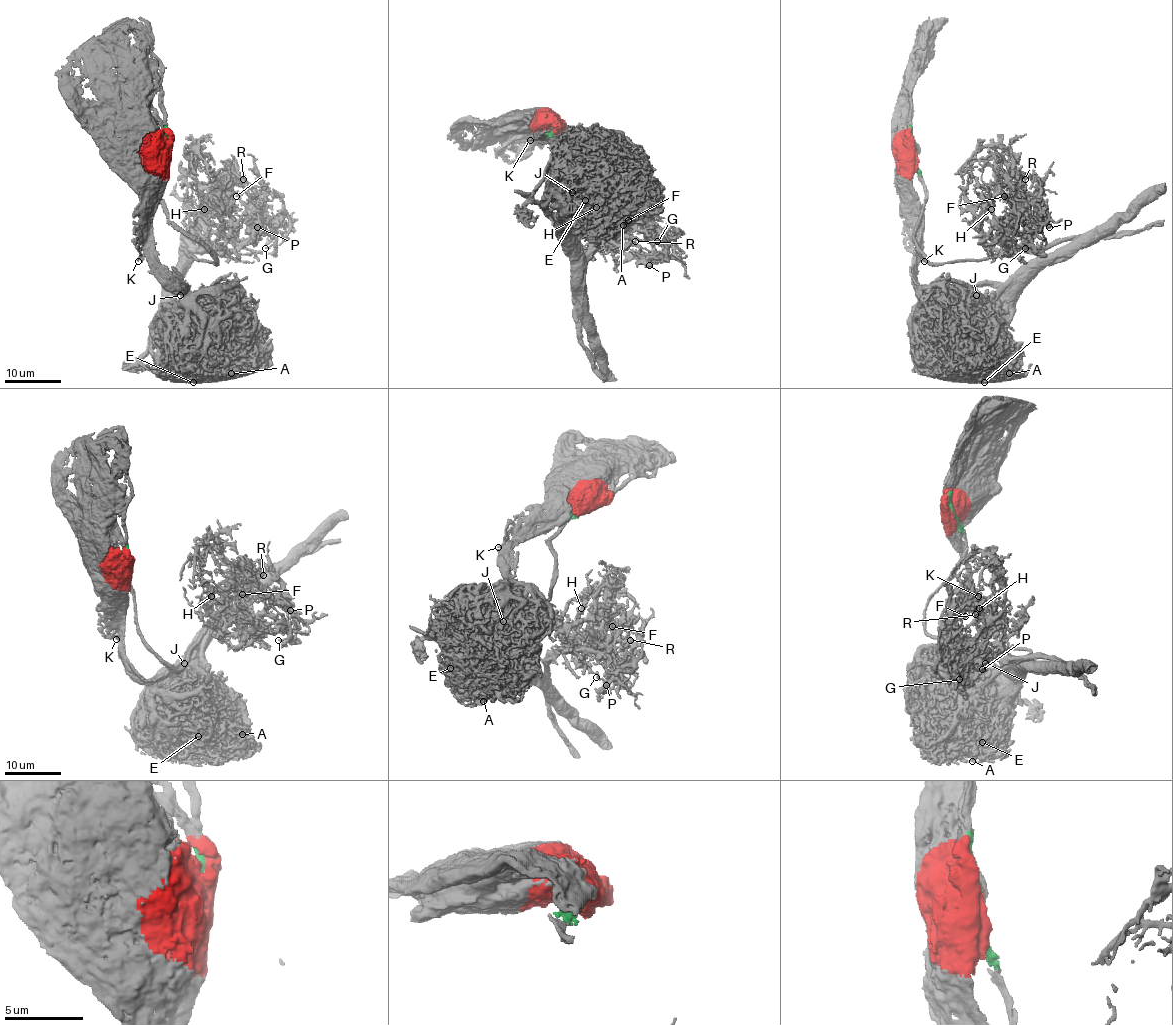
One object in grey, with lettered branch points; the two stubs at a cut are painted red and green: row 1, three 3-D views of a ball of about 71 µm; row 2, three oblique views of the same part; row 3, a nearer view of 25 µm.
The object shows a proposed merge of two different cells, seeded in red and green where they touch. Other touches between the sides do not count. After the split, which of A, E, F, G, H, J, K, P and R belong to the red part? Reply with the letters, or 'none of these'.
A, E, J, K

